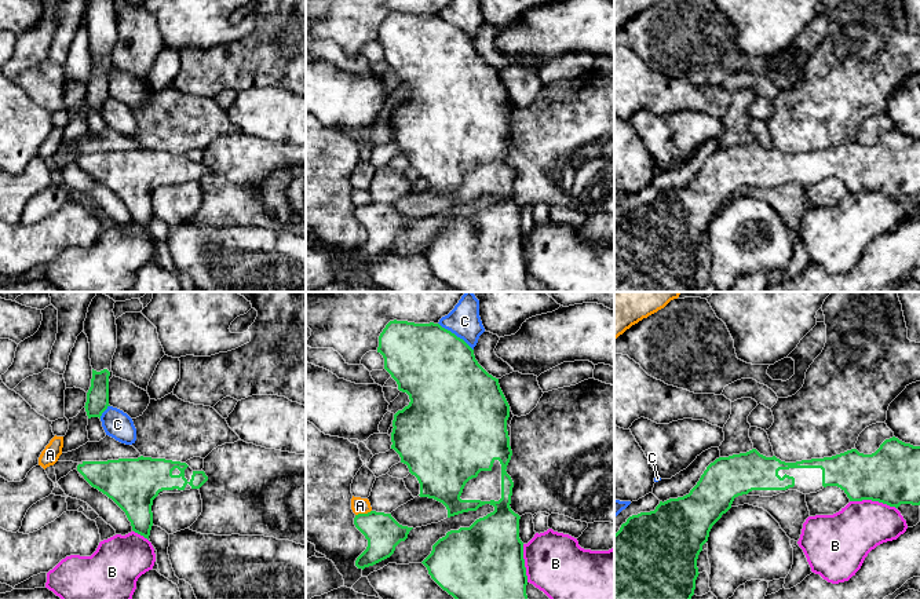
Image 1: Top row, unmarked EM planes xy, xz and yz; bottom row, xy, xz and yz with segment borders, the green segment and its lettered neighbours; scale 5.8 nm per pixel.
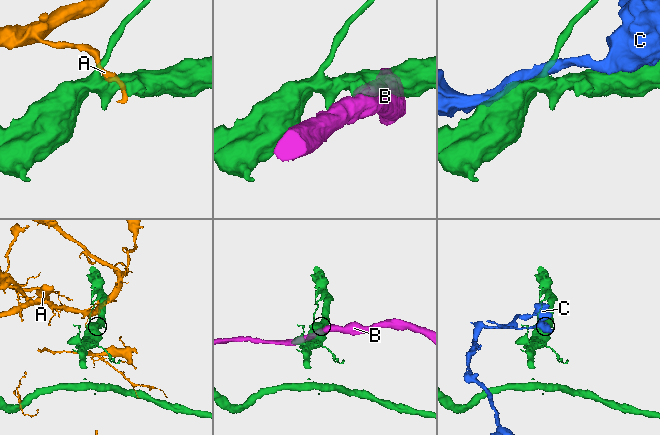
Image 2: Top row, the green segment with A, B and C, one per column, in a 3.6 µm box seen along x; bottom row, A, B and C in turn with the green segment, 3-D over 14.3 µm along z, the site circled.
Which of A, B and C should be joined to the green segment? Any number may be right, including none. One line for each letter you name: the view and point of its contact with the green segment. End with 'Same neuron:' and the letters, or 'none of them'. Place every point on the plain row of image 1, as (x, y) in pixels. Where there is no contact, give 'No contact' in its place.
Same neuron: none of them

